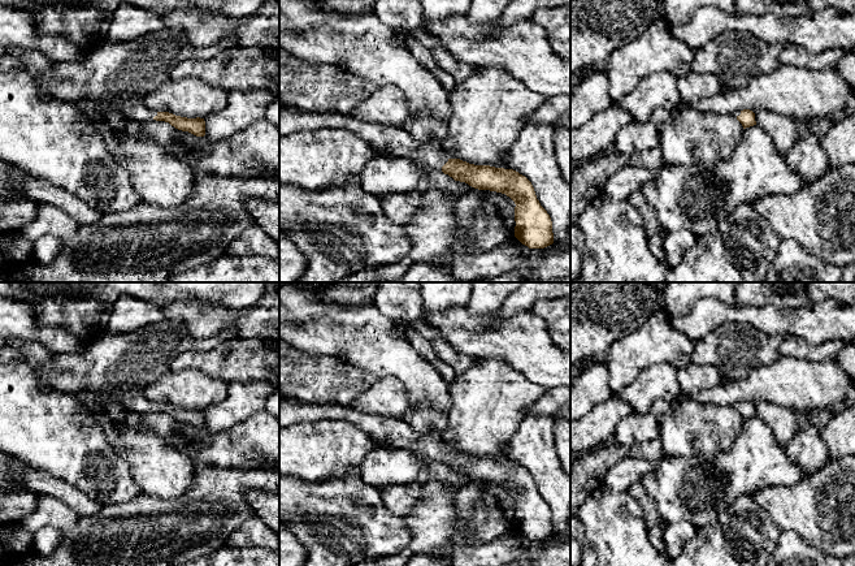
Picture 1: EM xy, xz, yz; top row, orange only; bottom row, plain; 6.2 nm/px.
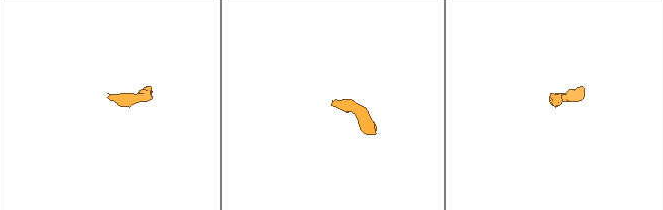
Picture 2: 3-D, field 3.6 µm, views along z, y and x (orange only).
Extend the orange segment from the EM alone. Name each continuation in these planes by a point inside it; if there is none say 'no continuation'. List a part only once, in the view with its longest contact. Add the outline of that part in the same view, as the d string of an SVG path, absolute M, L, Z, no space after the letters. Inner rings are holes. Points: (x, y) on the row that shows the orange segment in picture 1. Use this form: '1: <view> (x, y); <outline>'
1: xz (387, 141); M279 107L279 135L327 128L342 128L353 133L368 141L381 156L411 159L422 170L420 191L428 187L429 172L442 172L442 167L448 161L438 143L416 141L399 128L365 122L351 115L303 112L294 107Z

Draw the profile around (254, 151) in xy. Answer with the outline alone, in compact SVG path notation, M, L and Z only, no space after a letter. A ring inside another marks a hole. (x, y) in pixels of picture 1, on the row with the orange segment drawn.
M262 118L226 141L211 142L165 121L142 124L143 137L174 151L204 173L279 181L279 129Z

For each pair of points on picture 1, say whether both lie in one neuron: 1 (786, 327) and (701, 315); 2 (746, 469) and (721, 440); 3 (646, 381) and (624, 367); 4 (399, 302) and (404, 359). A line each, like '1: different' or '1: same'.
1: same
2: different
3: different
4: different

